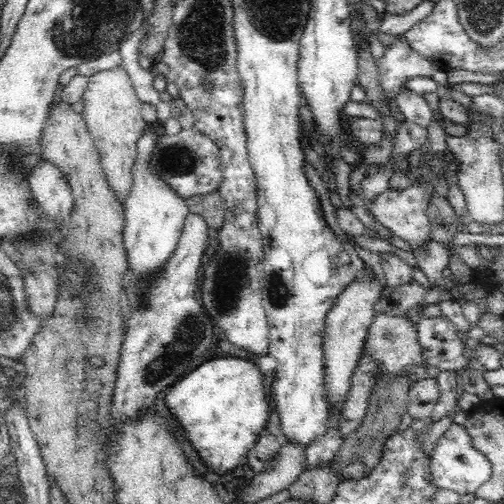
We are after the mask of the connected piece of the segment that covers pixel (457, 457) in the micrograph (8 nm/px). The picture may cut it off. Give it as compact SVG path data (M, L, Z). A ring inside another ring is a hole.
M452 422L451 426L434 444L430 461L433 483L437 488L454 490L458 494L472 494L492 474L492 463L484 453L472 445L472 437L463 425Z

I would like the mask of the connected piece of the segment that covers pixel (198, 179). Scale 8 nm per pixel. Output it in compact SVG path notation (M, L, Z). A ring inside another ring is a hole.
M194 129L180 130L172 136L161 133L156 148L151 152L151 162L152 169L185 201L192 196L214 192L224 177L219 147L208 136Z

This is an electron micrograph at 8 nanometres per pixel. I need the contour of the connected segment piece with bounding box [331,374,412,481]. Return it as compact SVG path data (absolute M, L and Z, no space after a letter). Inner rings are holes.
M380 374L381 380L376 382L376 387L372 390L366 414L358 430L346 436L333 460L331 468L341 476L342 481L360 480L369 474L379 462L384 440L396 430L402 420L402 415L407 410L409 390L412 386L408 374L398 376L392 385L386 385L386 381L382 381L382 377L385 377L385 374Z

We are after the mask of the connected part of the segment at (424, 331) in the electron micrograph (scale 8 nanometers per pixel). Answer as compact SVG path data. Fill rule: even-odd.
M422 317L417 322L417 333L422 354L432 366L437 366L442 372L450 370L458 373L466 368L467 363L462 359L464 340L458 338L459 330L447 318Z

